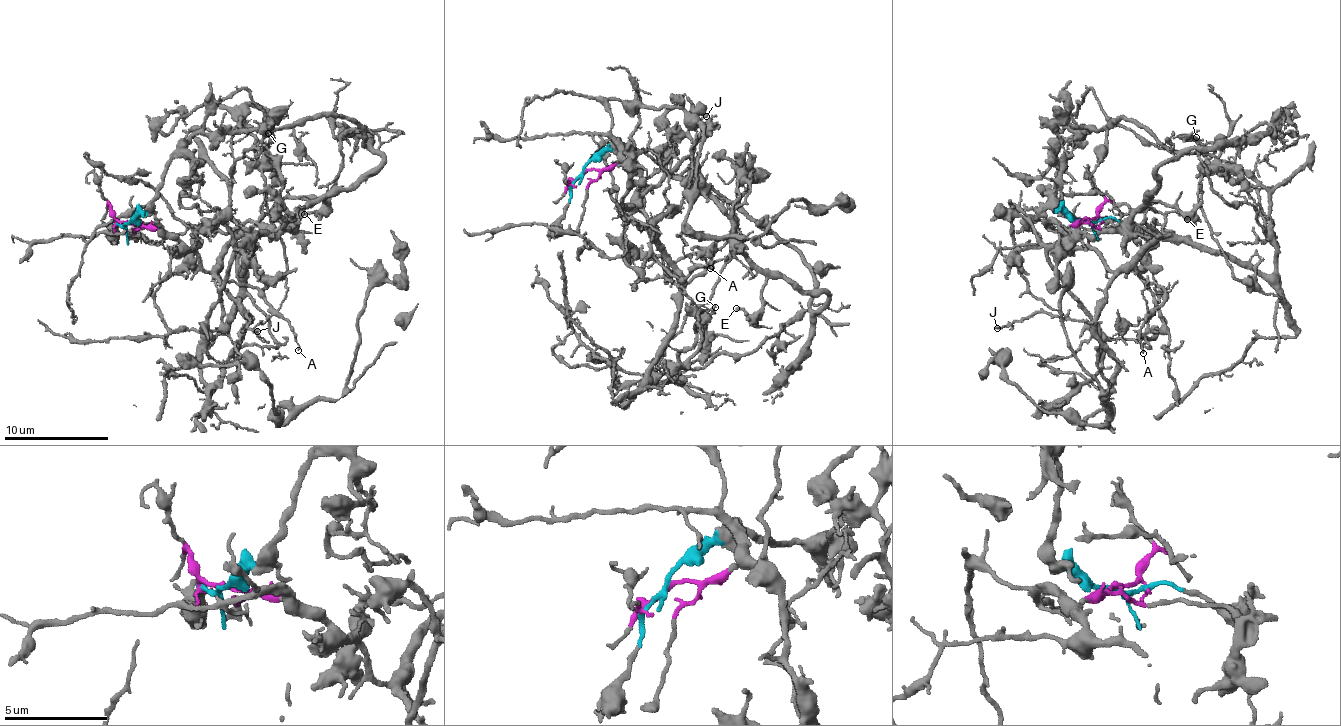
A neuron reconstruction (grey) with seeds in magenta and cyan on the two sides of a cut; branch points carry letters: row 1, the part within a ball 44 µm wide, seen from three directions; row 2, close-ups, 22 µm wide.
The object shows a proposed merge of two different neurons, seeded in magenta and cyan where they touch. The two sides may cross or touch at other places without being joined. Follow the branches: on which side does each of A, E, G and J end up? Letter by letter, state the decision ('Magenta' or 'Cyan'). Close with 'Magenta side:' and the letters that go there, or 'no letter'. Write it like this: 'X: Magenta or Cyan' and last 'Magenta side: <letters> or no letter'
A: Magenta
E: Cyan
G: Magenta
J: Magenta
Magenta side: A, G, J

